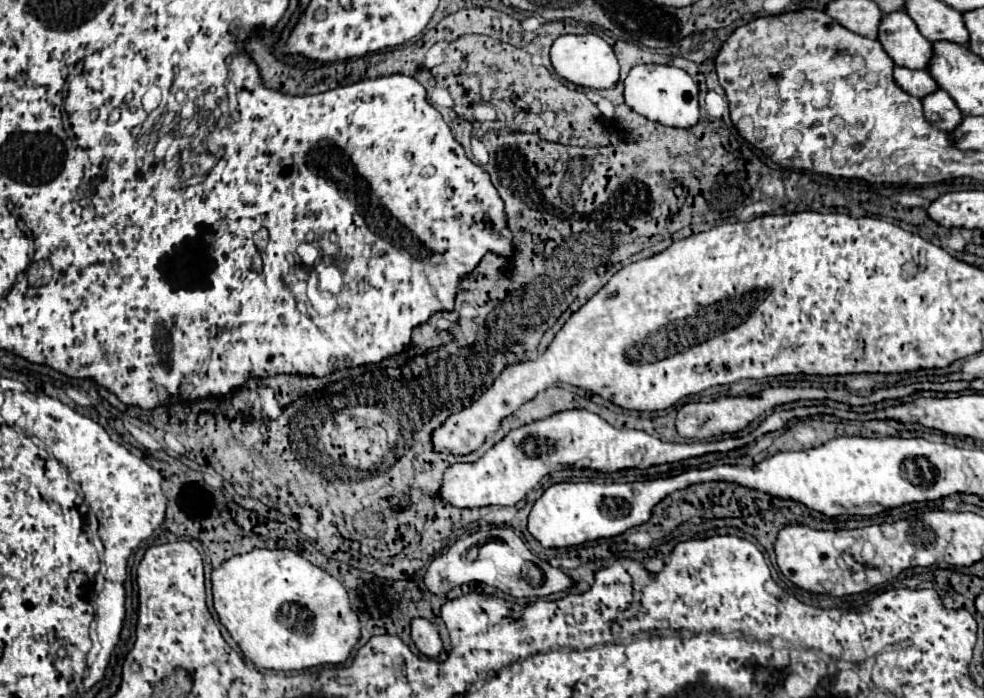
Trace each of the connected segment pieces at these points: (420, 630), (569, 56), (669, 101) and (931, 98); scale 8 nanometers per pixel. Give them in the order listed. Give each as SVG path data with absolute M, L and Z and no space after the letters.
M413 619L411 623L411 639L417 649L427 657L437 657L443 649L437 629L427 619Z
M561 35L551 47L551 63L559 77L589 89L611 89L619 81L619 61L613 47L599 35Z
M637 65L625 79L625 103L643 117L667 127L689 129L699 121L697 85L691 75L673 65Z
M937 89L935 93L929 93L921 99L923 103L923 115L925 119L941 129L941 131L953 131L961 119L963 119L963 113L957 109L955 101L949 97L949 93L945 93L943 89Z

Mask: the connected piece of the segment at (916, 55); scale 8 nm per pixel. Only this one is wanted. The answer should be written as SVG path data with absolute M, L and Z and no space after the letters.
M893 11L881 17L877 41L899 67L927 69L929 57L933 55L931 41L921 37L905 11Z

